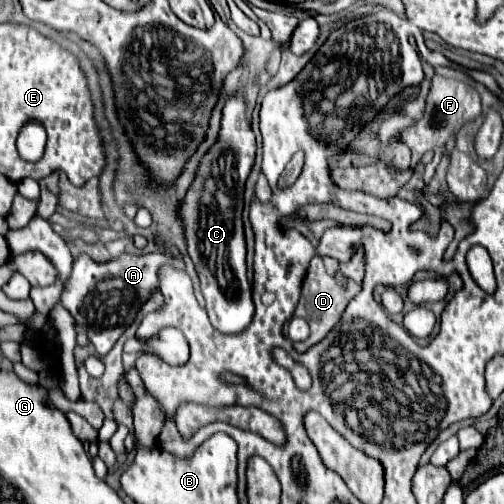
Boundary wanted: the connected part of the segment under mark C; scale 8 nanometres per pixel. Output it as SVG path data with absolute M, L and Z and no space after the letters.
M240 95L226 99L218 141L202 159L198 177L194 179L182 207L188 255L192 257L202 283L210 323L220 333L240 333L252 323L254 317L252 285L246 277L246 237L242 211L246 179L256 159L256 139L244 111L246 105Z

